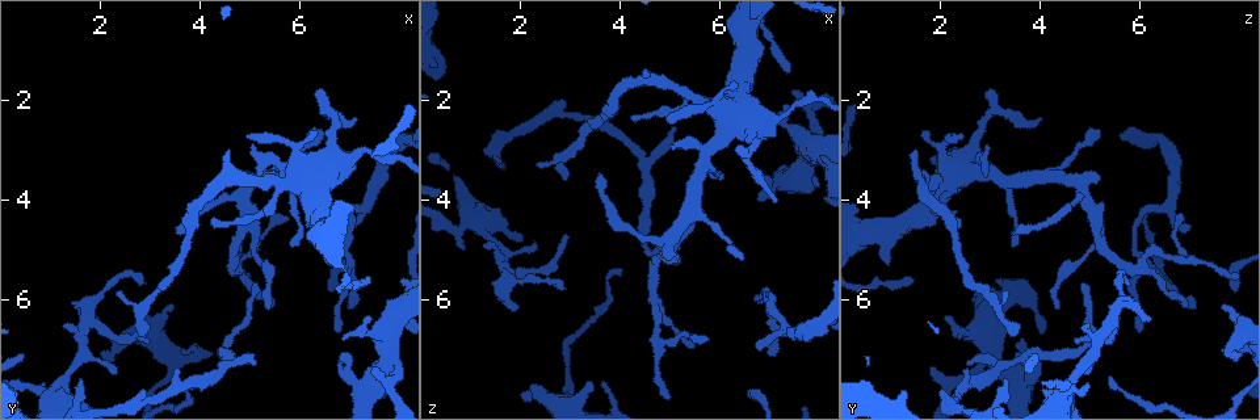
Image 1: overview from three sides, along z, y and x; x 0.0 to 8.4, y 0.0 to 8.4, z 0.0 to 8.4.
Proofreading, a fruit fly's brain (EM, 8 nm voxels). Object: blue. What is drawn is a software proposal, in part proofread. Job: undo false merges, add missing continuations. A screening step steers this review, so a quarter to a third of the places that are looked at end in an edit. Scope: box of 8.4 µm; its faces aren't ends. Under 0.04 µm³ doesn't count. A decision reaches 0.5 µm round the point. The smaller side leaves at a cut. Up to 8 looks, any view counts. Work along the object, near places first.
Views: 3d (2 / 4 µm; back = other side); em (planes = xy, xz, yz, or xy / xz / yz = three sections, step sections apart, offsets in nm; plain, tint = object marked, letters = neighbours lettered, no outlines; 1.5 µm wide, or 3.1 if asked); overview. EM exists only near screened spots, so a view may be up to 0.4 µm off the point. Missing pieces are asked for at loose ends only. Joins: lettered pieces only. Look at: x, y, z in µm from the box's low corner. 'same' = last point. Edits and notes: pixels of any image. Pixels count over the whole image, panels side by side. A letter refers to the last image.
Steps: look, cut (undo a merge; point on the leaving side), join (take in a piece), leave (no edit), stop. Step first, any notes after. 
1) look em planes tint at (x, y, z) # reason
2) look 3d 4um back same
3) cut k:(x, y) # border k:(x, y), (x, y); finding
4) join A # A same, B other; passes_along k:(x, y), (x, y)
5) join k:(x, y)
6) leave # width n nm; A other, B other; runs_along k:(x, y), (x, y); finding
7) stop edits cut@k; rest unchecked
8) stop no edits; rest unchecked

look 3d 2um at (6.35, 2.55, 5.20)

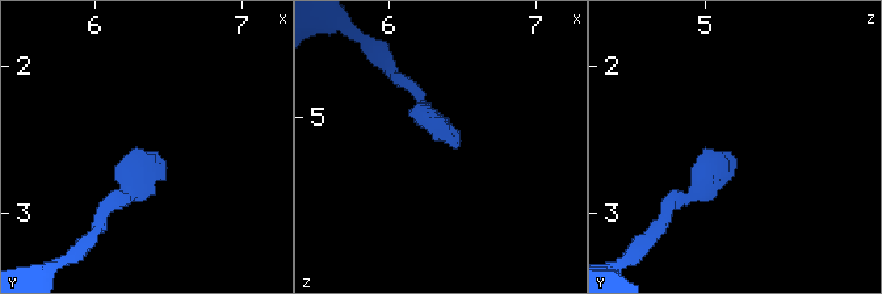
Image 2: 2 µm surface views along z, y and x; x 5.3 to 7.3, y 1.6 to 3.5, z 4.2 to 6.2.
look em yz step 8 letters at (6.36, 2.56, 5.18) # need the tissue

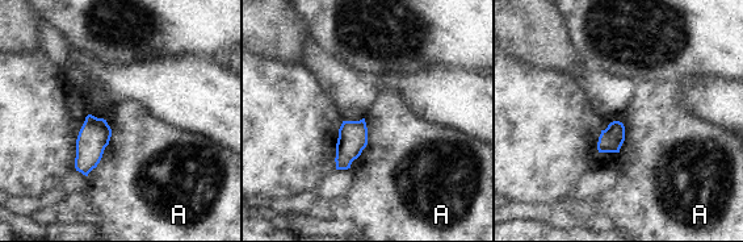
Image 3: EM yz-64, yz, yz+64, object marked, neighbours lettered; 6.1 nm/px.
leave # A other; border 3:(106, 120), (109, 144), (87, 176); no lettered piece goes on from it

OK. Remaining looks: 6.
look em planes letters at (1.25, 6.55, 4.95) # free end

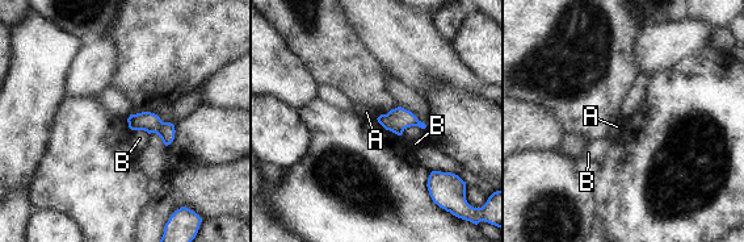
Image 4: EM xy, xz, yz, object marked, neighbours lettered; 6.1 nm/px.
leave # A other, B other; none of them fits

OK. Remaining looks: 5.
look 3d 2um at (1.60, 7.60, 3.35)

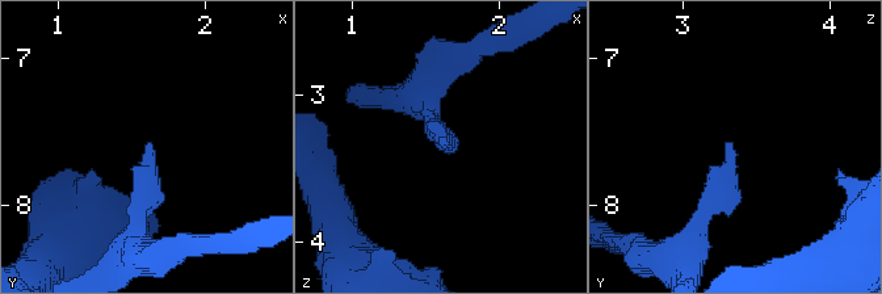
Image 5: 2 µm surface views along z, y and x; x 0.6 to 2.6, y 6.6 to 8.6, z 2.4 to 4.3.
look em planes letters at (1.62, 7.56, 3.28)

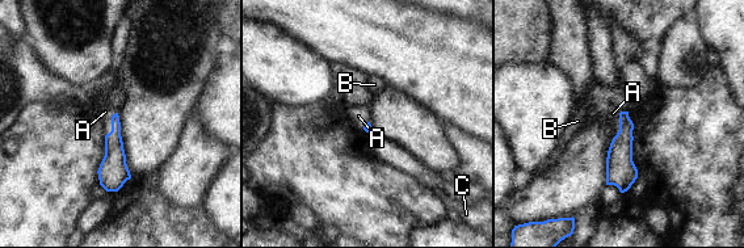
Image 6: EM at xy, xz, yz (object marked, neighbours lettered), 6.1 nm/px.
join A # A same, B other, C other; passes_along 6:(113, 164), (112, 124), (105, 112); it goes on there

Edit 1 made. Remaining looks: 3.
look 3d 4um at (7.45, 7.35, 1.85) # free end

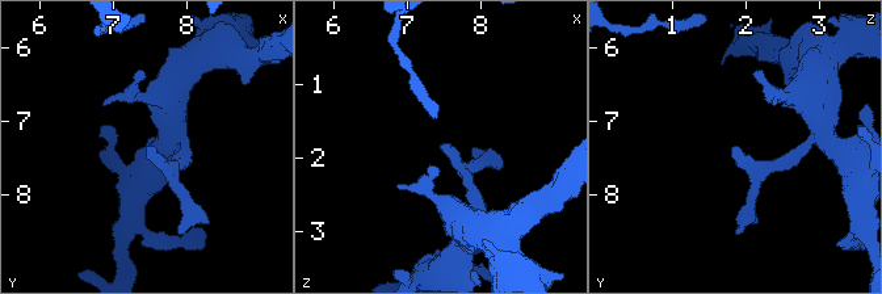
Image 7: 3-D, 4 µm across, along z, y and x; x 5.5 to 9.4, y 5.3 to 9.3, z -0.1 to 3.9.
look em xz step 8 letters at (7.45, 7.35, 1.80)

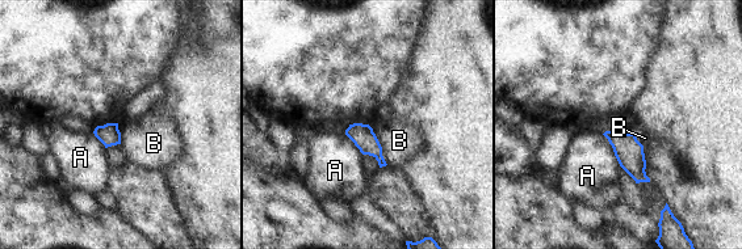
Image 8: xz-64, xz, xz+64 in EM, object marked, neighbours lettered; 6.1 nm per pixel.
leave # width 130 nm; A other, B other; no lettered piece goes on from it

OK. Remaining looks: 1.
stop edits join@6; rest unchecked

